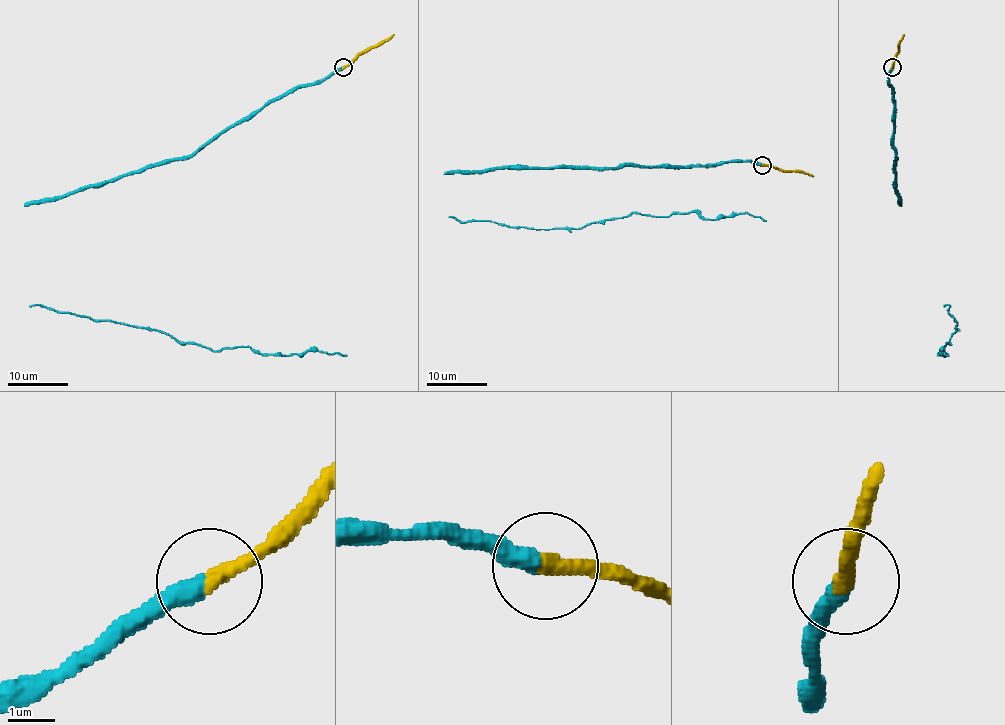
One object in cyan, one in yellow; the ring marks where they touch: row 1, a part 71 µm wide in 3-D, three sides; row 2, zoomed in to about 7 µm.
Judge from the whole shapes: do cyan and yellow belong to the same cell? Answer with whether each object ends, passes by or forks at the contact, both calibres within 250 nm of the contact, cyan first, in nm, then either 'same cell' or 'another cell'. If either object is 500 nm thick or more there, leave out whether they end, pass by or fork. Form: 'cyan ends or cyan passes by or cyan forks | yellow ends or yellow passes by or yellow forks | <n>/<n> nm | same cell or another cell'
cyan ends | yellow ends | 440/360 nm | another cell

